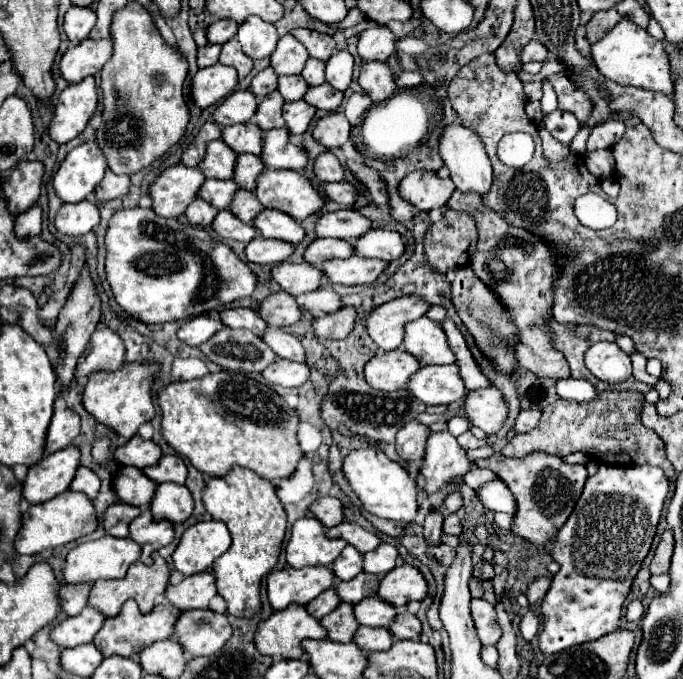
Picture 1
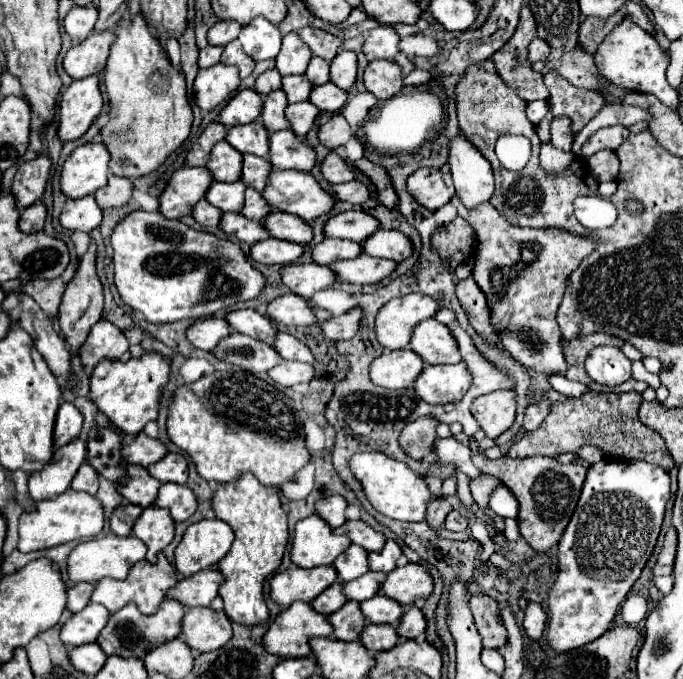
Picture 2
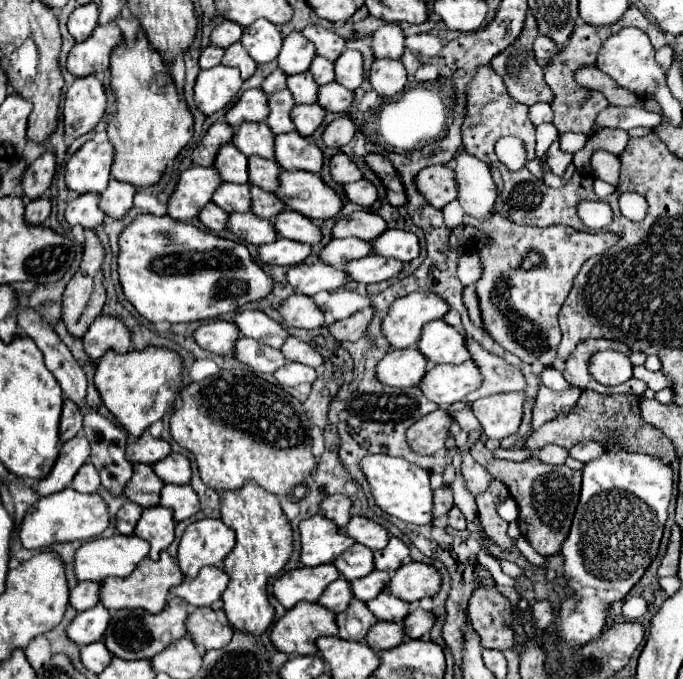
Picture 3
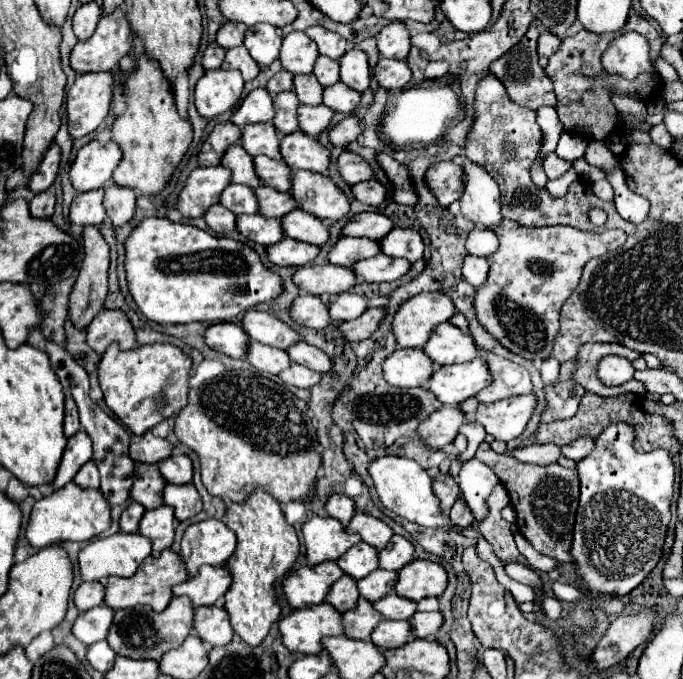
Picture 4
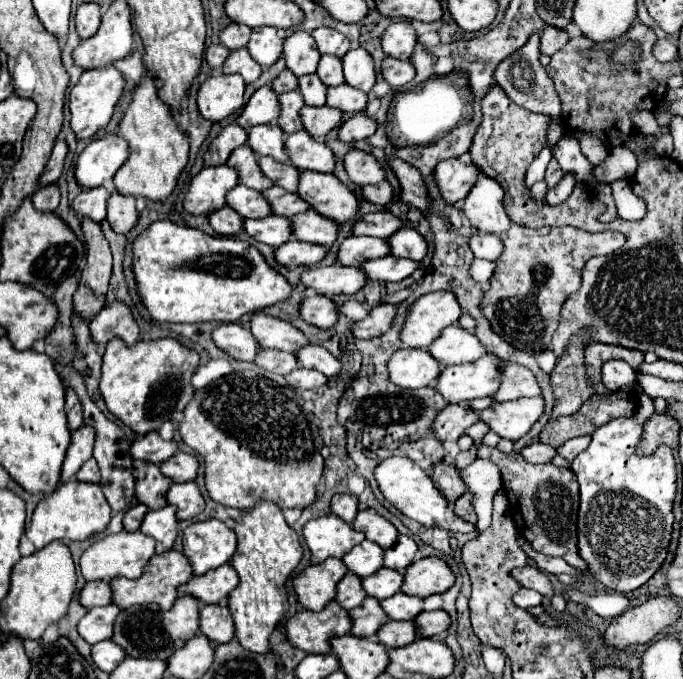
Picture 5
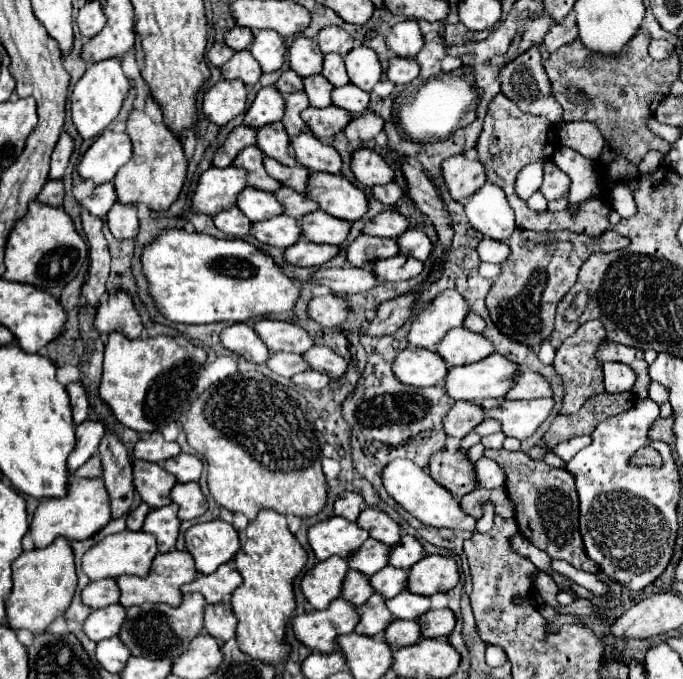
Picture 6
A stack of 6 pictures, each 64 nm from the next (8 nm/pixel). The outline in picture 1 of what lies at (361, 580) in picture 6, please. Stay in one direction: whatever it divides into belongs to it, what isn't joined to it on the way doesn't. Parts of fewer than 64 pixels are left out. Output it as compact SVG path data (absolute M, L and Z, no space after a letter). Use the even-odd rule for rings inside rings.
M324 590L320 596L316 596L316 600L310 600L310 604L306 606L306 610L316 618L322 620L326 614L330 614L336 606L340 604L340 598L336 596L336 590Z

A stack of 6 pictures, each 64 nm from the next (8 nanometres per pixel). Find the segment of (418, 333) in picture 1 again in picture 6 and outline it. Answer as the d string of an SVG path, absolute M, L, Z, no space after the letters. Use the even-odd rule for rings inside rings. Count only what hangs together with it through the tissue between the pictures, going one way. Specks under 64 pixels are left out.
M452 328L446 332L444 340L436 344L434 352L440 354L448 366L464 366L490 356L494 348L492 342L482 334L470 332L466 328Z

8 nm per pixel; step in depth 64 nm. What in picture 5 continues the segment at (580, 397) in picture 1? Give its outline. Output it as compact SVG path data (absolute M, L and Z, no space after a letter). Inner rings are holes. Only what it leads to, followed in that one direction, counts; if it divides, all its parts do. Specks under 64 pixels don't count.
M546 350L546 352L538 354L538 364L540 364L540 368L542 368L546 374L552 374L552 370L554 370L554 366L556 366L556 356L554 356L554 352L552 352L552 350Z

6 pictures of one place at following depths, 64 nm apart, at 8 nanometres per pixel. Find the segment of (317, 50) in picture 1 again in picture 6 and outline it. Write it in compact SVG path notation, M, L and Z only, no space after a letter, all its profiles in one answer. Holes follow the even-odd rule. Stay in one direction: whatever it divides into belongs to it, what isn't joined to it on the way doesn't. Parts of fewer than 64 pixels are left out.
M336 26L322 28L316 36L316 42L318 42L318 48L322 50L322 54L336 52L340 56L346 56L354 48L354 38Z

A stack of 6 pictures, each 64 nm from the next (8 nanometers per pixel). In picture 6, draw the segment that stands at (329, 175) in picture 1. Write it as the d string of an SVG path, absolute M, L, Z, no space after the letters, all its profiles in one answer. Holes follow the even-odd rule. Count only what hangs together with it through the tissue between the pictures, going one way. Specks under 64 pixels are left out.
M368 148L354 150L352 160L350 160L350 170L362 186L388 184L394 180L394 172L384 162L384 158L380 154L376 154L374 150L368 150Z

